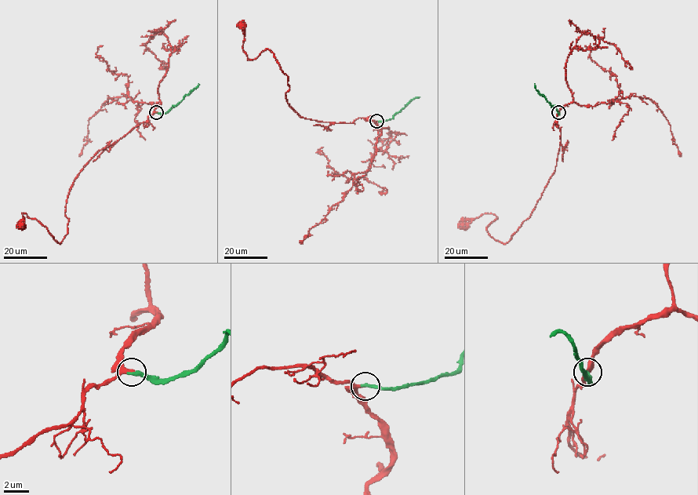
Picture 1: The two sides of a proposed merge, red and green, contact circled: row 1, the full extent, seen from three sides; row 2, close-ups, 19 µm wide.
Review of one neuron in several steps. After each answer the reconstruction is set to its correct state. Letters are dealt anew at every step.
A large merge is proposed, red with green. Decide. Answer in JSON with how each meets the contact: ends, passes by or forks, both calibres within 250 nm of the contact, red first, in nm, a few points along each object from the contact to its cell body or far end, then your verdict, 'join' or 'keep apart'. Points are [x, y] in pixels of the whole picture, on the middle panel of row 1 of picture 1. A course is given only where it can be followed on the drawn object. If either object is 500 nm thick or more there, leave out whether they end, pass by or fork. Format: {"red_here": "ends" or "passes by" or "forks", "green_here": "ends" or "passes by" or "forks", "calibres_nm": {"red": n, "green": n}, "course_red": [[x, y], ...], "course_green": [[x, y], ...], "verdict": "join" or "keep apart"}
{"red_here": "passes by", "green_here": "ends", "calibres_nm": {"red": 220, "green": 300}, "course_red": [[376, 121], [302, 118], [288, 103], [288, 77], [271, 52], [247, 58], [241, 26]], "course_green": [[376, 121], [391, 118], [413, 99], [419, 97]], "verdict": "join"}

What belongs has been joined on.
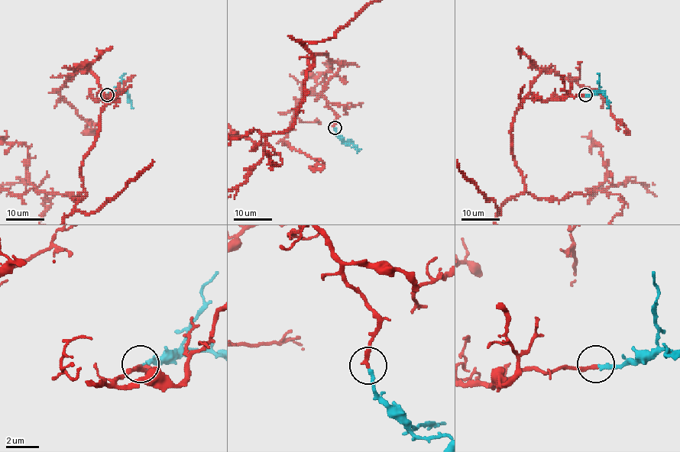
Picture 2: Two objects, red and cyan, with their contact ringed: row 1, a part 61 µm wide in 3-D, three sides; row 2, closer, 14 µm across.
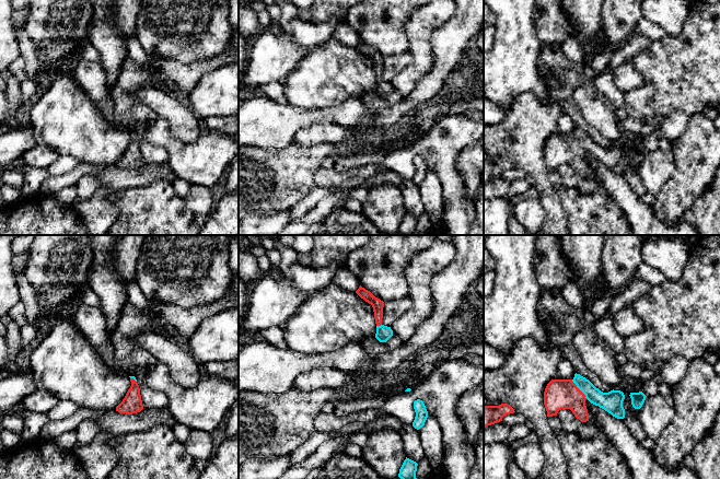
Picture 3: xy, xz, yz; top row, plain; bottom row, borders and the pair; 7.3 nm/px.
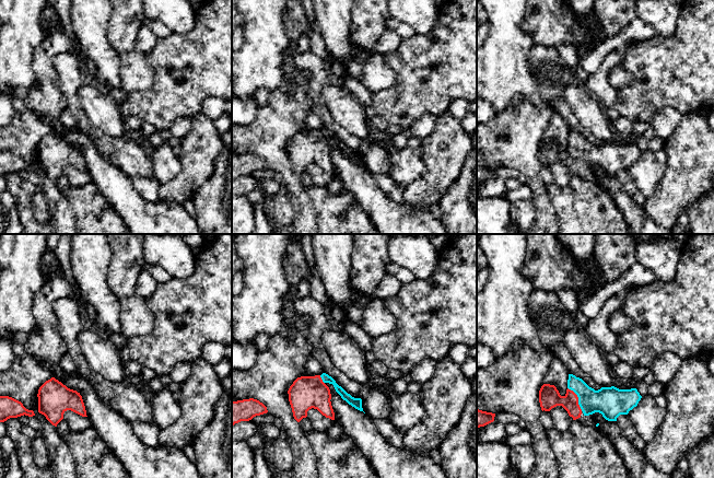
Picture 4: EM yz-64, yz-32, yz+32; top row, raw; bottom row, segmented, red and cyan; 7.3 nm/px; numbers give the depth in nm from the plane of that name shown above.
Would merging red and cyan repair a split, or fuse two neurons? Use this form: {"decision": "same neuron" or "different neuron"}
{"decision": "same neuron"}

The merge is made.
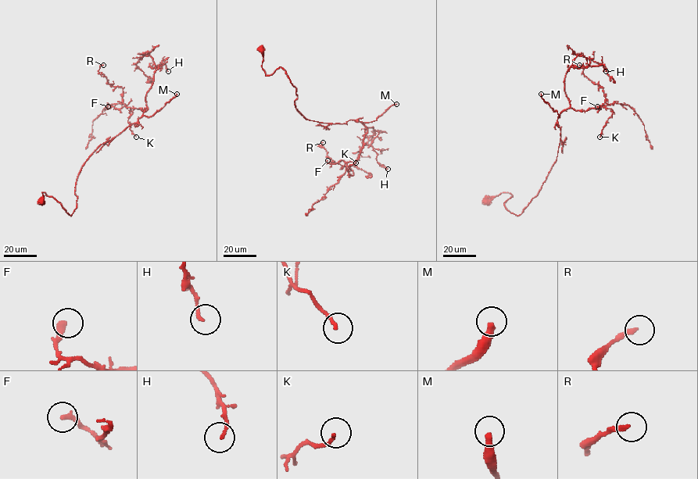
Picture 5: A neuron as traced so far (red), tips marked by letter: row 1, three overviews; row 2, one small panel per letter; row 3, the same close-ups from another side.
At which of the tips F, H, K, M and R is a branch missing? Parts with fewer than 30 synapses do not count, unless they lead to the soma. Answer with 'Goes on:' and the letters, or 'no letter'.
Goes on: M

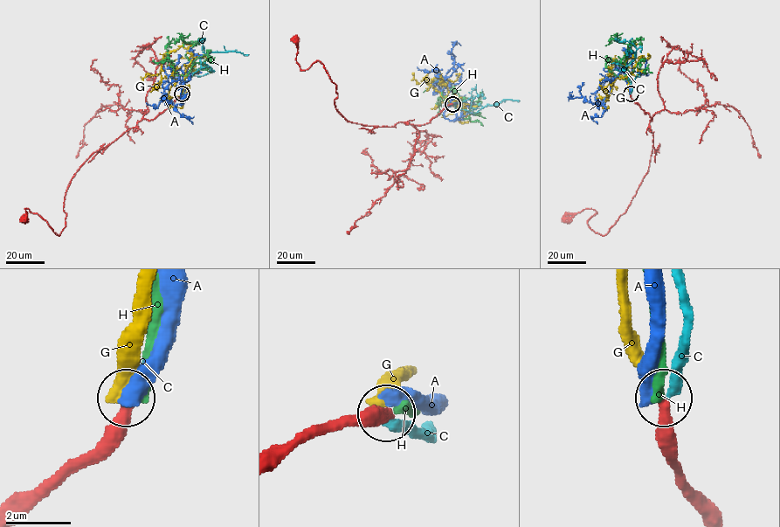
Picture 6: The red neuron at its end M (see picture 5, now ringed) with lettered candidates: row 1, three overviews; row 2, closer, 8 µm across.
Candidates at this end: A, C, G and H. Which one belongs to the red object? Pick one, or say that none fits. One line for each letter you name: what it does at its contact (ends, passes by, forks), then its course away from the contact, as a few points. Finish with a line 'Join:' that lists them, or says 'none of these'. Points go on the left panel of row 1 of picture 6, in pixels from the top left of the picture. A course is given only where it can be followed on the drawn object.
Join: none of these

